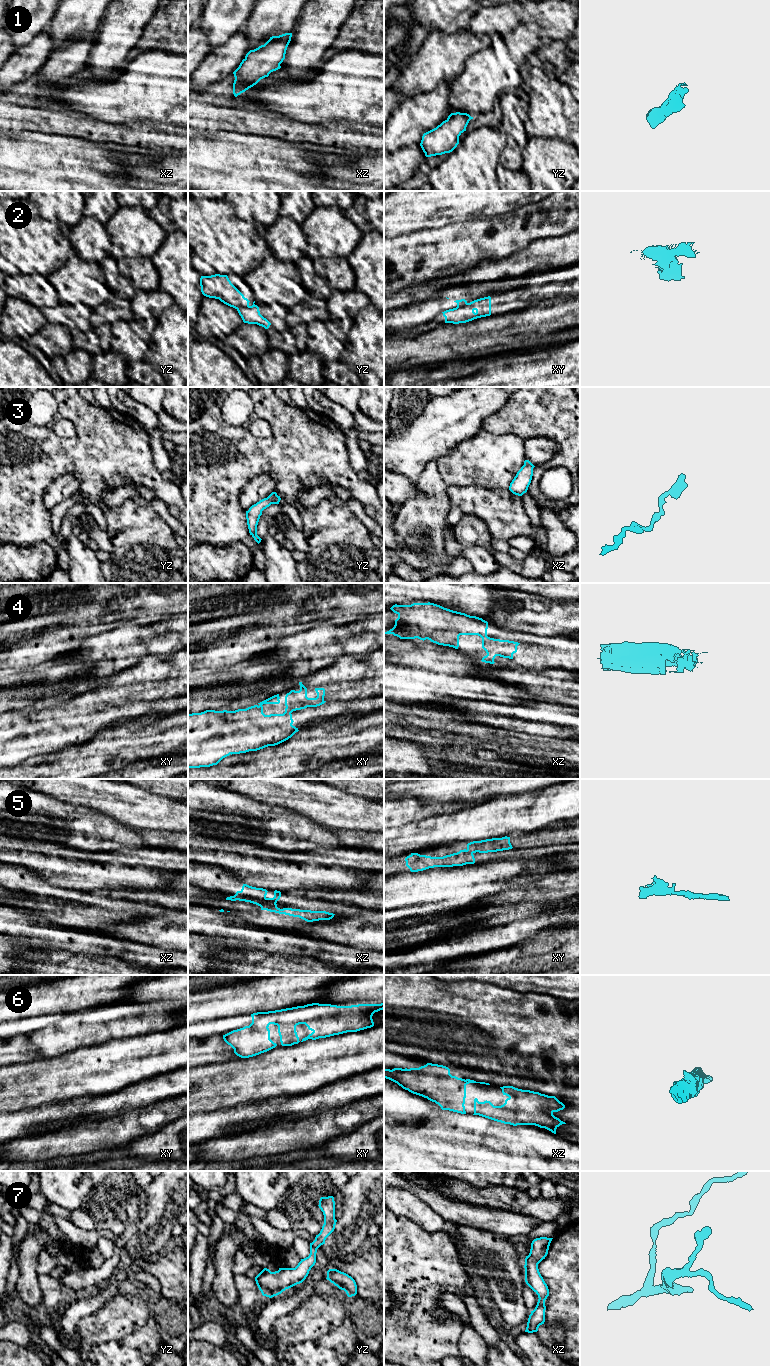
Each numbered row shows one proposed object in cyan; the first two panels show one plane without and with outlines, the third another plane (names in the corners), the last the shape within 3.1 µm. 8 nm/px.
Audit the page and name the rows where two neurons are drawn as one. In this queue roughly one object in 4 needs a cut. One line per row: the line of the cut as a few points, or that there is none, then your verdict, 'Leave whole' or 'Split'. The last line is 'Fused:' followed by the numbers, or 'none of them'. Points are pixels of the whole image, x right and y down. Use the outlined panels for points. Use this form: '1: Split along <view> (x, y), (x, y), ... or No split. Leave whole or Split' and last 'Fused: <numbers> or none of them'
1: No split. Leave whole
2: Split along yz (249, 306), (239, 306), (236, 308). Split
3: No split. Leave whole
4: No split. Leave whole
5: No split. Leave whole
6: No split. Leave whole
7: No split. Leave whole
Fused: 2

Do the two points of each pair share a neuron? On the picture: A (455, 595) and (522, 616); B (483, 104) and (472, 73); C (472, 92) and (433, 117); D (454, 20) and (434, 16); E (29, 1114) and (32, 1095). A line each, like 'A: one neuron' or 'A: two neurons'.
A: two neurons
B: one neuron
C: two neurons
D: one neuron
E: two neurons

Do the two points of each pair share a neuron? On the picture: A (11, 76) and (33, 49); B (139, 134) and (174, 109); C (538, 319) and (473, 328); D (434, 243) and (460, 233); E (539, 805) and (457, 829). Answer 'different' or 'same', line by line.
A: same
B: different
C: same
D: same
E: same

